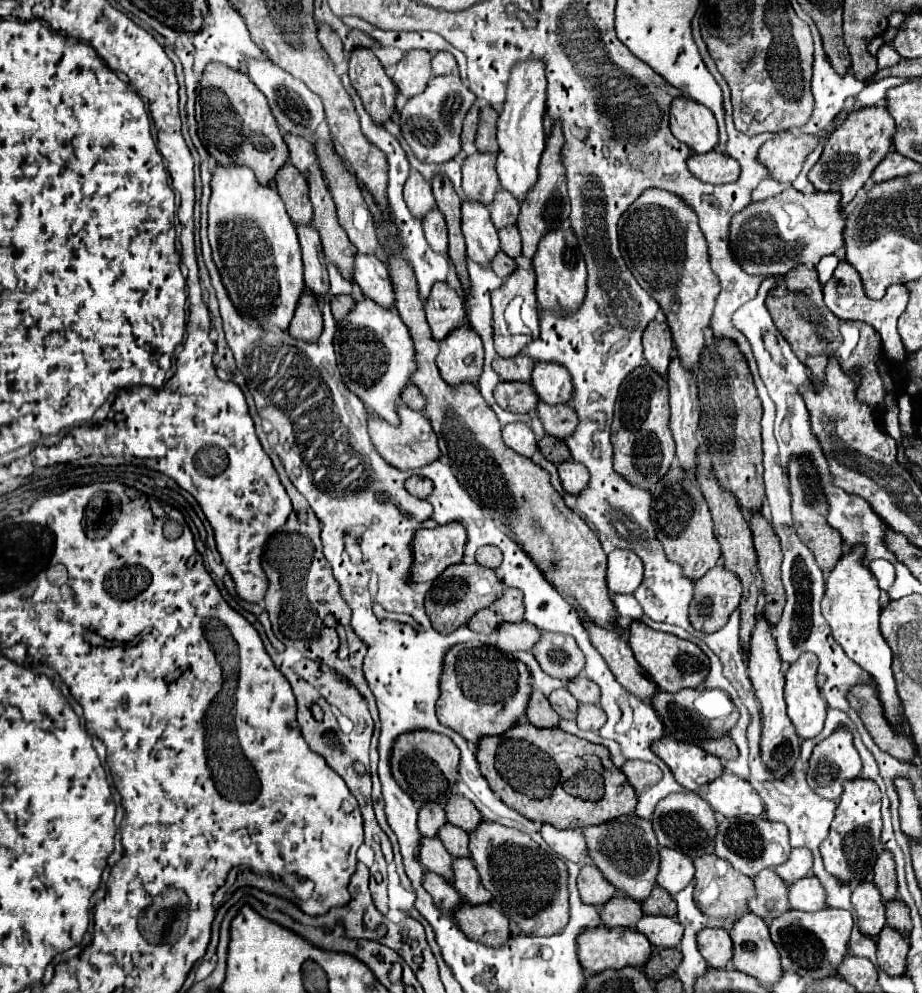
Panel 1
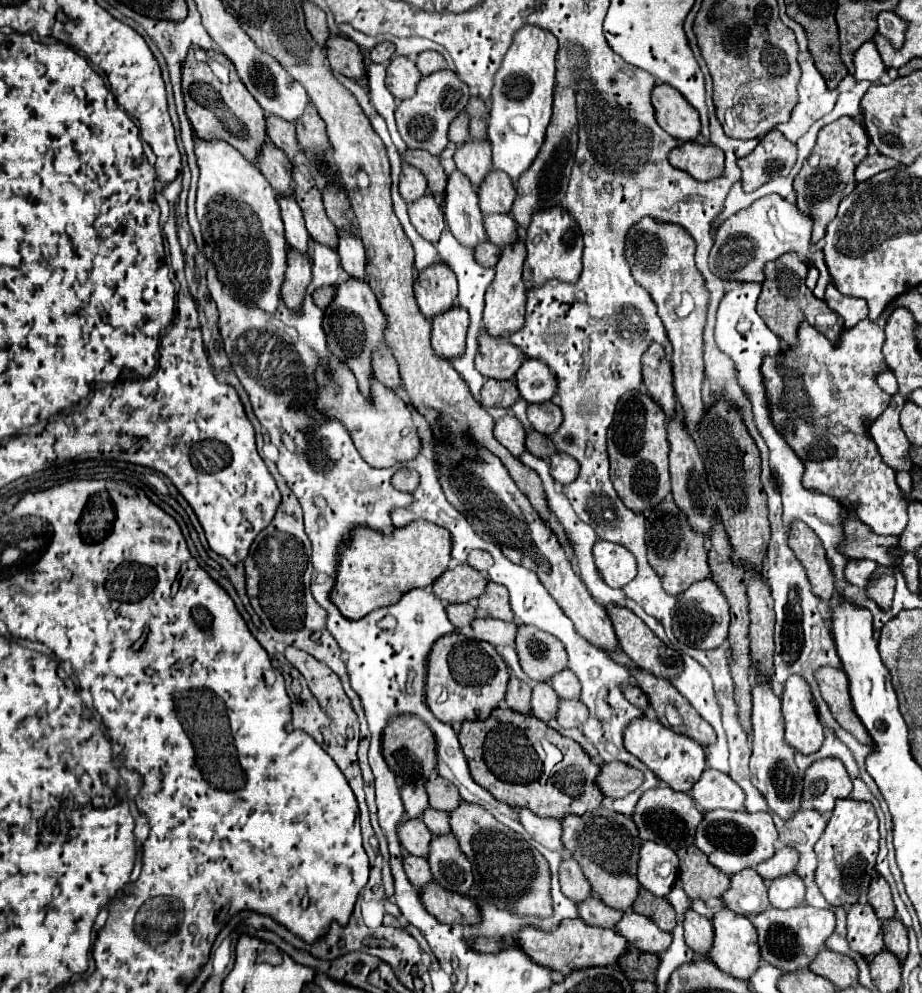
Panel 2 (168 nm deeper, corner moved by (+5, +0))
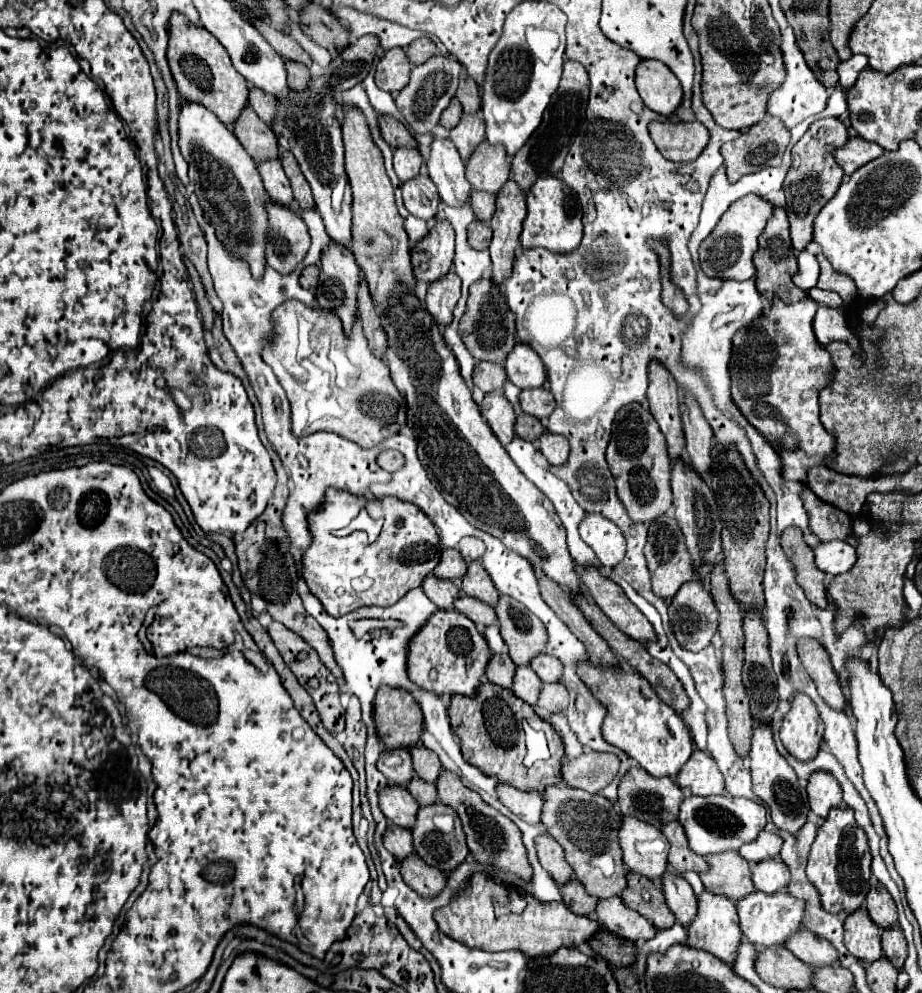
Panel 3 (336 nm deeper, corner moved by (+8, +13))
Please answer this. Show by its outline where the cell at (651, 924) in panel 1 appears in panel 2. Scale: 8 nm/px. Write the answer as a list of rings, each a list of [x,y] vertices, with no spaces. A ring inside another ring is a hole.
[[[624,912],[622,920],[616,924],[616,932],[622,934],[630,946],[650,954],[666,952],[672,942],[668,932],[662,932],[650,918],[636,912]]]

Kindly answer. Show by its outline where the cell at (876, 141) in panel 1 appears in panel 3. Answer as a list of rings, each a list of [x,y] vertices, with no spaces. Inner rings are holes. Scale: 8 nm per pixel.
[[[827,117],[815,121],[809,131],[793,147],[793,165],[785,177],[785,195],[787,195],[787,217],[791,223],[791,241],[795,249],[805,249],[813,237],[813,221],[821,207],[835,195],[843,181],[843,169],[835,161],[835,149],[847,145],[849,131],[839,117]]]

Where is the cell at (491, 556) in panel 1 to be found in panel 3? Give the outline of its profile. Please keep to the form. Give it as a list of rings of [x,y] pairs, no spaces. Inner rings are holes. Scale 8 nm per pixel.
[[[465,537],[465,539],[459,541],[459,553],[463,555],[463,559],[467,563],[471,563],[471,561],[479,559],[485,553],[485,545],[477,537]]]

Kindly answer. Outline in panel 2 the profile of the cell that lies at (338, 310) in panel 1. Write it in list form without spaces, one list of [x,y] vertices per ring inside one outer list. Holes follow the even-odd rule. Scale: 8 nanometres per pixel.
[[[322,286],[322,288],[316,288],[314,294],[312,294],[312,300],[318,308],[326,308],[330,304],[330,298],[334,298],[334,288],[332,286]]]

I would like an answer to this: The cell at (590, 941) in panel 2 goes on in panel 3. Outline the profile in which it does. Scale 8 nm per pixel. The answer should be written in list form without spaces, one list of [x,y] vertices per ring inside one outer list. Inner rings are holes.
[[[475,875],[471,879],[471,889],[465,895],[453,899],[447,907],[435,911],[435,921],[445,935],[449,935],[451,939],[457,939],[459,943],[467,947],[477,947],[483,951],[519,949],[527,957],[551,955],[561,947],[575,947],[575,945],[587,943],[587,937],[593,937],[595,931],[601,929],[601,925],[595,919],[571,913],[571,909],[567,909],[563,901],[561,903],[539,903],[531,895],[523,895],[527,901],[523,913],[509,913],[509,915],[497,917],[491,911],[495,909],[495,903],[509,901],[505,895],[507,895],[505,887],[495,885],[483,875]]]

